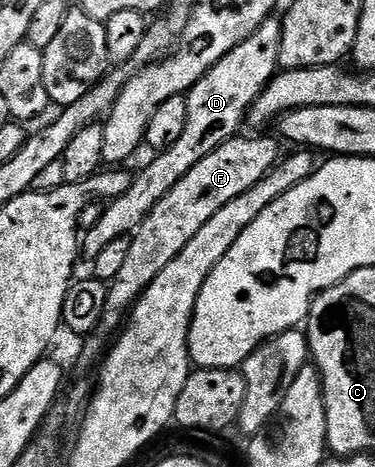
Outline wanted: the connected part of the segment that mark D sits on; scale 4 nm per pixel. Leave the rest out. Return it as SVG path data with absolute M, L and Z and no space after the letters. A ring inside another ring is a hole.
M271 17L256 29L248 41L236 45L221 59L207 75L190 88L185 96L188 105L188 117L184 133L180 141L172 145L172 149L155 154L154 160L143 169L139 175L133 176L130 188L123 195L105 204L100 221L92 225L92 229L84 232L80 239L80 251L87 260L93 261L99 257L108 245L112 245L118 238L133 236L138 227L156 209L156 205L174 188L193 167L208 153L212 153L220 145L235 138L238 131L247 122L250 107L260 97L260 93L274 80L280 70L280 41L282 40L282 20Z

